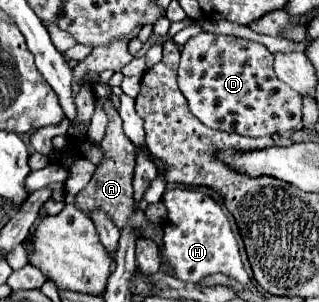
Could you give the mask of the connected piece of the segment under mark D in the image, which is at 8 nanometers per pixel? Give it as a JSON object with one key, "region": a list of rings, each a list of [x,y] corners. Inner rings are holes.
{"region":[[[200,32],[182,46],[178,87],[184,92],[192,114],[208,128],[240,136],[286,134],[302,122],[300,94],[280,82],[272,70],[272,54],[264,44]]]}

